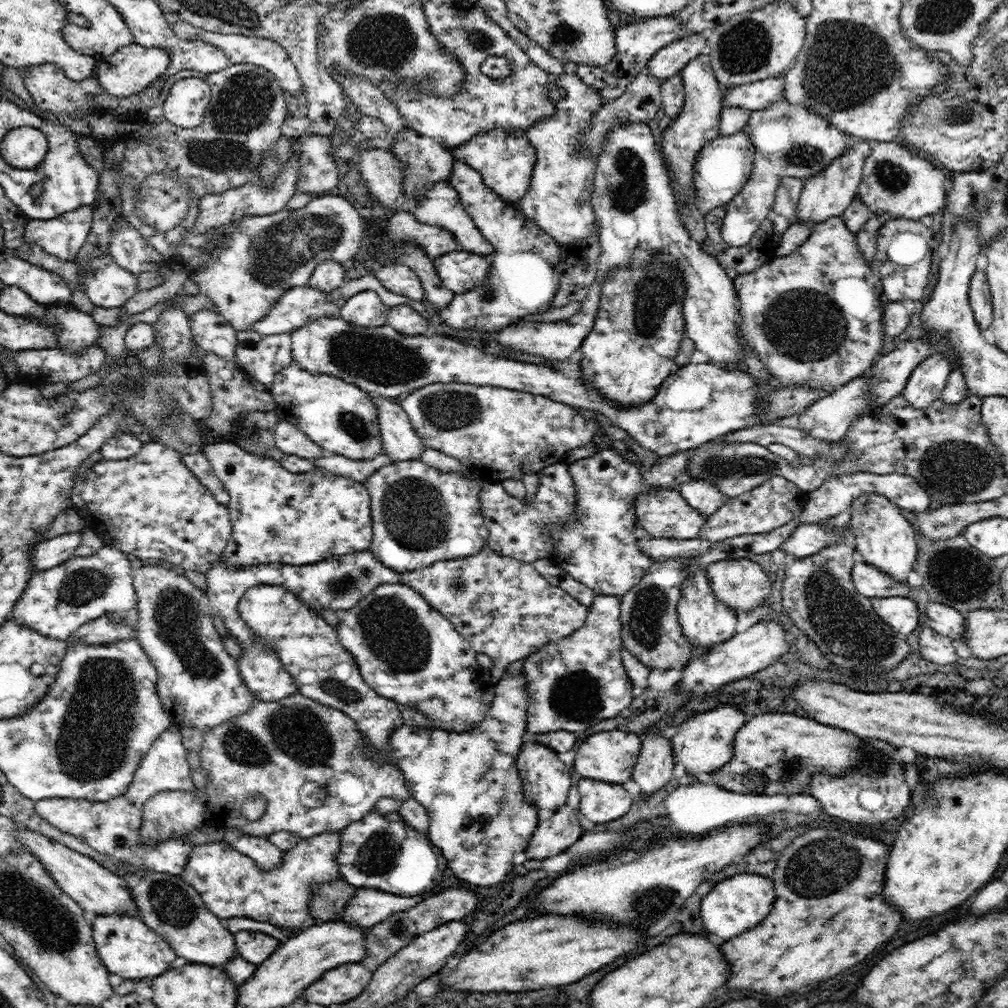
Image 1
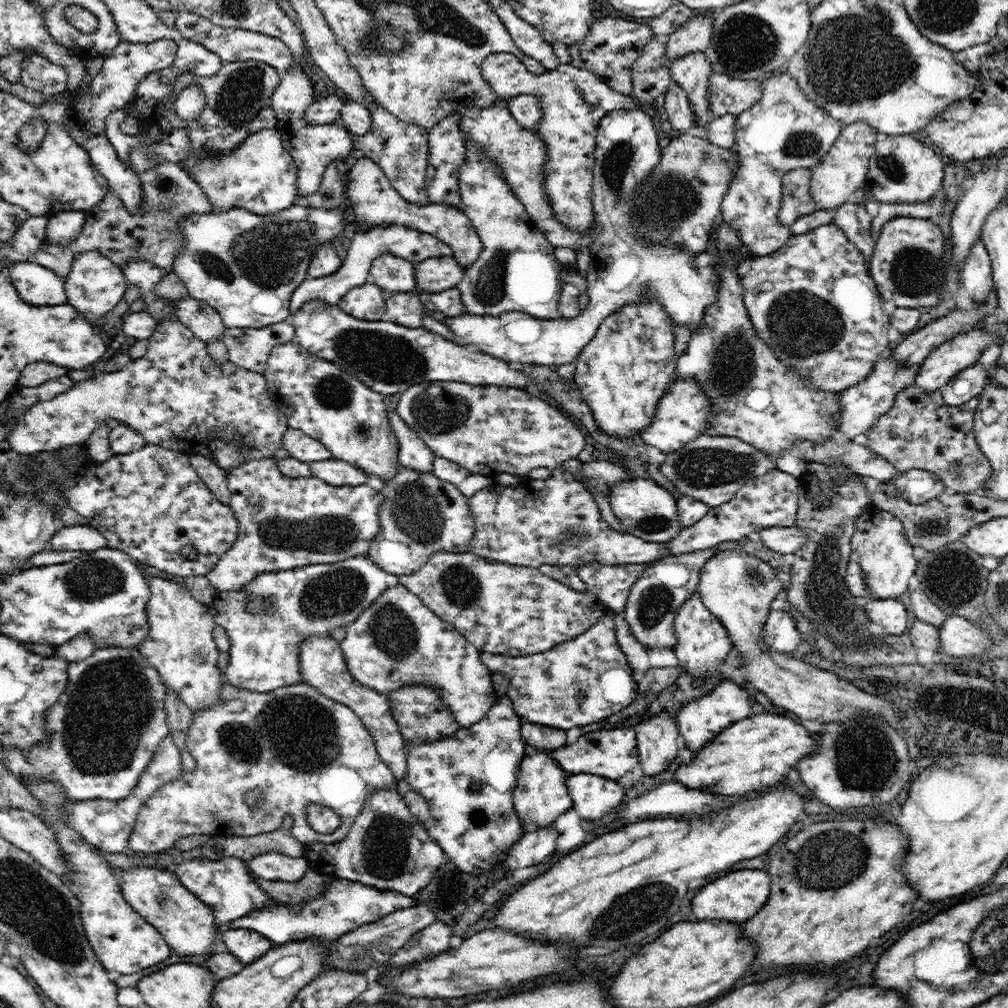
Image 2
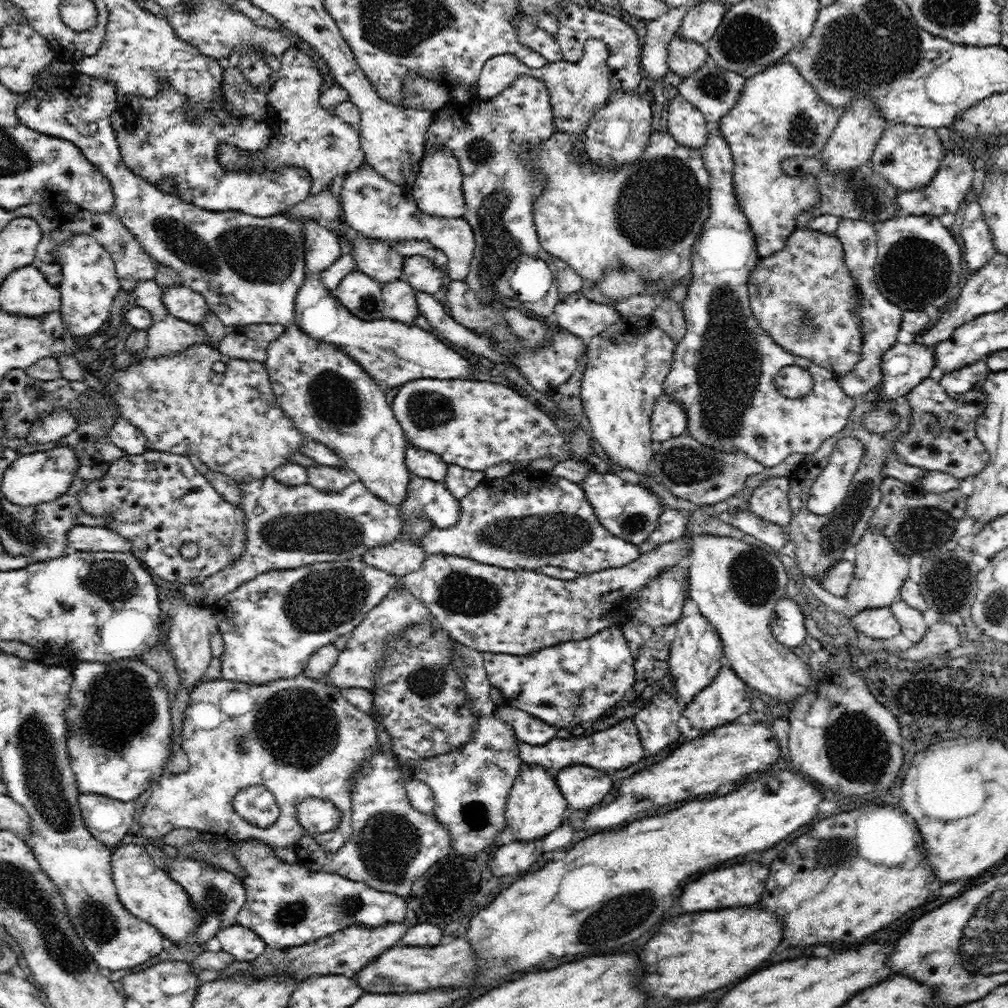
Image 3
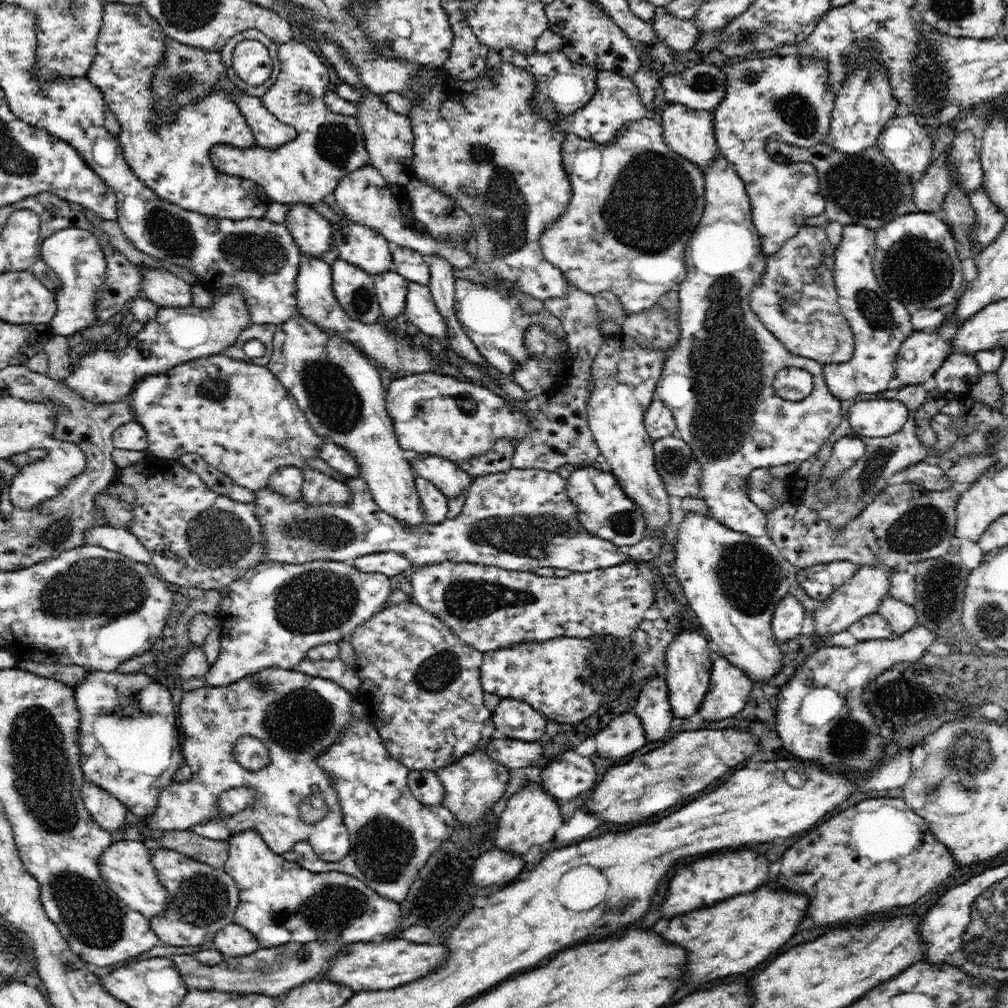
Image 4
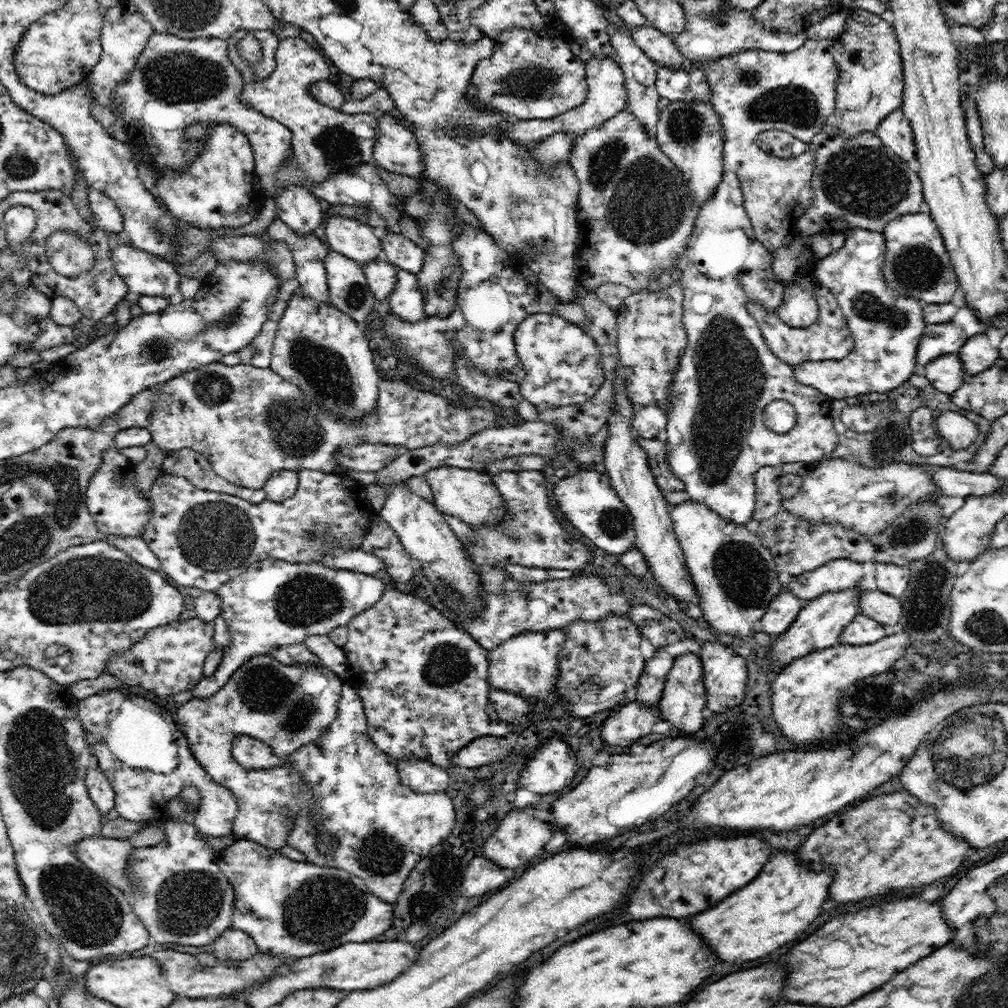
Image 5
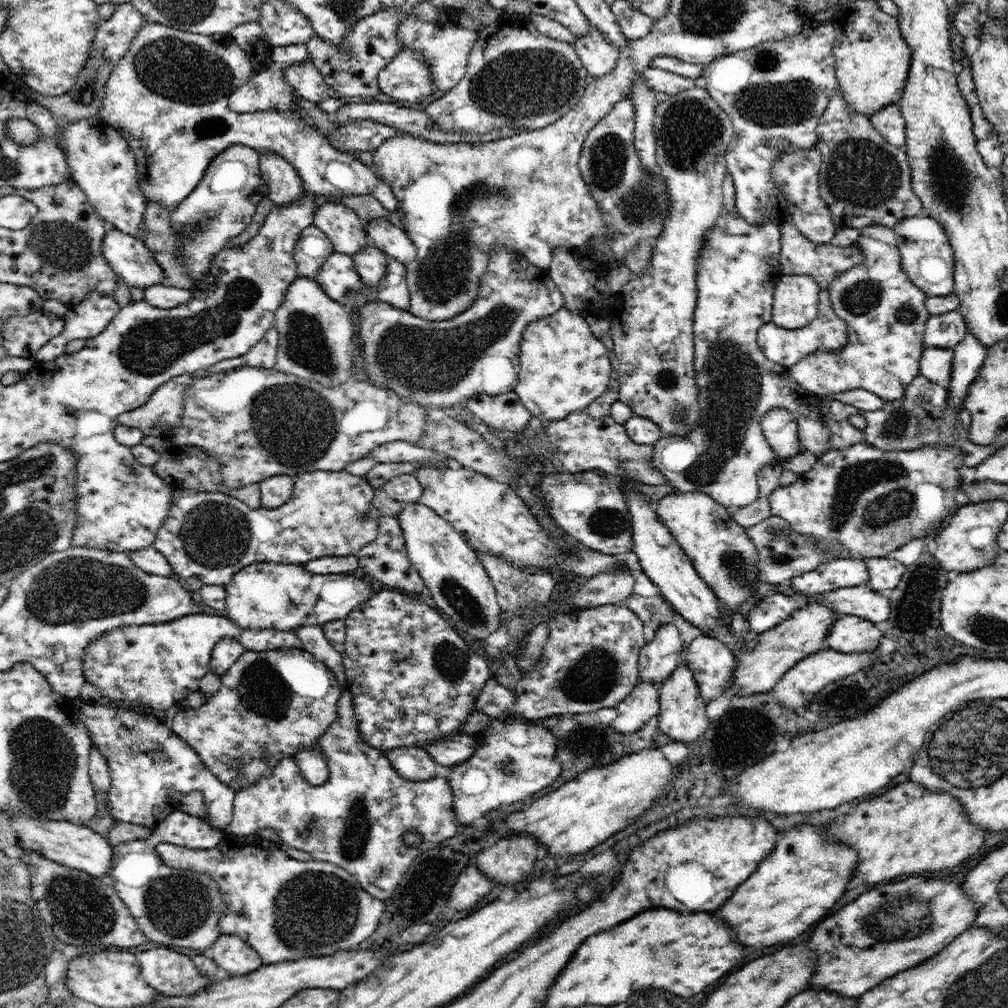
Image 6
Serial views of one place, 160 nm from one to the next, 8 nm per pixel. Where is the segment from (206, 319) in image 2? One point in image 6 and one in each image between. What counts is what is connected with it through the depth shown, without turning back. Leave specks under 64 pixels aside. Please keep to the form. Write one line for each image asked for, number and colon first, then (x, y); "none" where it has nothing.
3: (182, 302)
4: (164, 288)
5: (147, 274)
6: (130, 258)

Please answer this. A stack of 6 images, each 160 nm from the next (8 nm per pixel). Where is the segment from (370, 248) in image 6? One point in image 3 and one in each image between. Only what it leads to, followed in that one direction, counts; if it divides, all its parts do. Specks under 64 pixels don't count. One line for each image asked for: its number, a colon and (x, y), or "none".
3: (400, 304)
4: (391, 288)
5: (381, 276)

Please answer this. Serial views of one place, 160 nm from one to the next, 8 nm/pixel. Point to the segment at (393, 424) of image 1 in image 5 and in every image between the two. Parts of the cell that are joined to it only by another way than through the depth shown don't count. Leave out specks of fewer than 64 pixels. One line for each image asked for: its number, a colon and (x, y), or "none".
2: (413, 452)
3: (423, 463)
4: (452, 481)
5: (469, 494)

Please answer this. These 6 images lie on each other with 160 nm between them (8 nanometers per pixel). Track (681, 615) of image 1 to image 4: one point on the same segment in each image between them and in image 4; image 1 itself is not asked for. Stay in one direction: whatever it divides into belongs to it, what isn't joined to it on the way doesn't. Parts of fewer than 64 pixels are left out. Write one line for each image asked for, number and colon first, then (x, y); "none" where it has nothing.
2: (702, 644)
3: (694, 656)
4: (688, 661)

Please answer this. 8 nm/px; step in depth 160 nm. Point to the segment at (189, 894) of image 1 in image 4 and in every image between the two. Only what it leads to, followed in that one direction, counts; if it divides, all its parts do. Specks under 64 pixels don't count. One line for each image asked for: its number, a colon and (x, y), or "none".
2: (187, 924)
3: (148, 892)
4: (126, 865)

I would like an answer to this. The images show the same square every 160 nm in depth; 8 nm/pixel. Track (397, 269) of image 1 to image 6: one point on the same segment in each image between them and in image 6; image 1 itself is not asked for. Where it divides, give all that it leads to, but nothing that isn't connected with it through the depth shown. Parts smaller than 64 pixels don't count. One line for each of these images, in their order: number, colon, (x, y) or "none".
2: (396, 274)
3: (377, 258)
4: (359, 245)
5: (356, 240)
6: (347, 232)

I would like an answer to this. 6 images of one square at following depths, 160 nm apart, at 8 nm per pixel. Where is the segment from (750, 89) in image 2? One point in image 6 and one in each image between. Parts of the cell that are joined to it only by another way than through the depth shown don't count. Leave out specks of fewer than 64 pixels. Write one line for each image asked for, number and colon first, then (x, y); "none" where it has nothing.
3: (714, 91)
4: (703, 87)
5: (673, 84)
6: (661, 80)

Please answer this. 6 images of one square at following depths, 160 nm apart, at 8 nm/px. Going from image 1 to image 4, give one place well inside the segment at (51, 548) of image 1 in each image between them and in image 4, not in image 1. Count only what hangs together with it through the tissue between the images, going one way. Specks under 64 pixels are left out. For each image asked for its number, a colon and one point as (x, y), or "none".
2: (80, 537)
3: (91, 538)
4: (118, 539)

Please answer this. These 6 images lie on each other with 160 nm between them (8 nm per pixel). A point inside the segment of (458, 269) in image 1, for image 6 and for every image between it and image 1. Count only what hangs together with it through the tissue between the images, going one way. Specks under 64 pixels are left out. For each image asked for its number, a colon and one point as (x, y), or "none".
2: (435, 274)
3: (424, 275)
4: (412, 265)
5: (403, 253)
6: (388, 238)

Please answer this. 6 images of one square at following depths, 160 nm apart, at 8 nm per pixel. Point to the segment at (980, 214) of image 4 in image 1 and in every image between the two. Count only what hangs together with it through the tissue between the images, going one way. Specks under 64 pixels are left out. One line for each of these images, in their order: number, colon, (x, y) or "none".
1: (980, 297)
2: (976, 275)
3: (979, 248)

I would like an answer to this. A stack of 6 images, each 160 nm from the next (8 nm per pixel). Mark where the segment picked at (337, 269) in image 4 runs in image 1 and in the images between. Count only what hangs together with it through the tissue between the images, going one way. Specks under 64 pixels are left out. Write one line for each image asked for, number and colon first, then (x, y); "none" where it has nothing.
1: (365, 308)
2: (365, 302)
3: (361, 295)

